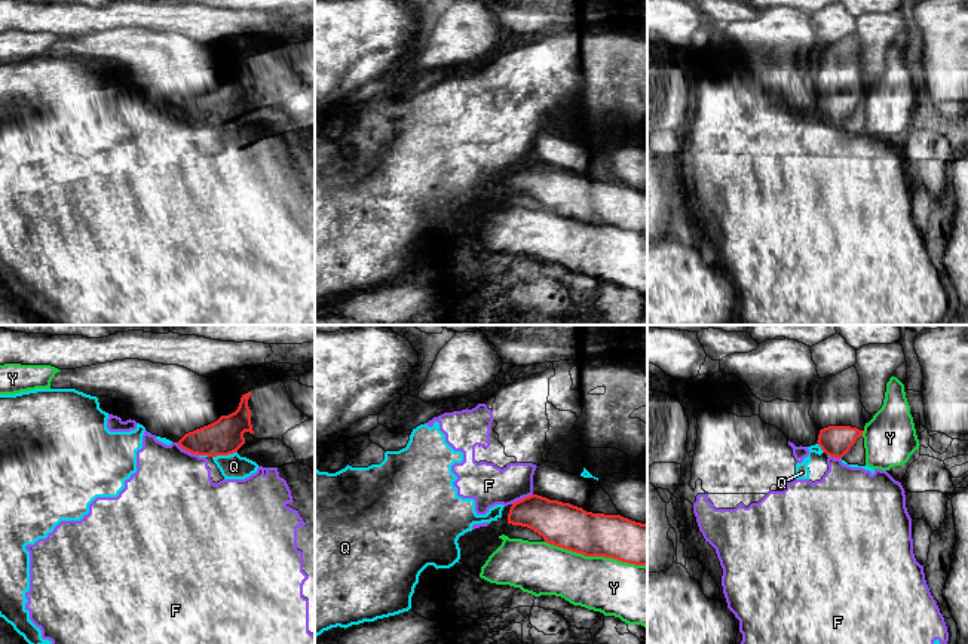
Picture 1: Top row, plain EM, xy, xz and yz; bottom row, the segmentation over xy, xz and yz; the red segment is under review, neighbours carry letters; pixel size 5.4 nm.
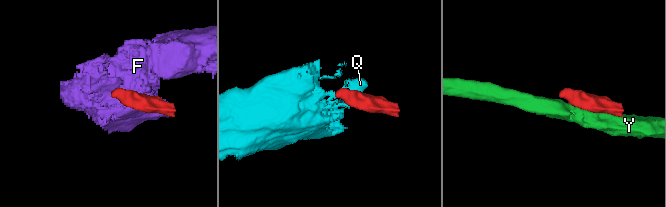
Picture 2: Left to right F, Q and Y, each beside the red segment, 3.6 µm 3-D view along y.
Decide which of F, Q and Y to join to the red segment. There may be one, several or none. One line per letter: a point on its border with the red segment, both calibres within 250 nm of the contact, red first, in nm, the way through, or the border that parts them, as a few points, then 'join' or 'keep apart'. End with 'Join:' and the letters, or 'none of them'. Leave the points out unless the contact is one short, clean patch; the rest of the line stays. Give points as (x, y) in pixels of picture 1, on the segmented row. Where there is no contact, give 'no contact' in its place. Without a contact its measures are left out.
F: contact xy (187, 450); calibres 200 and 460 nm; border xy (175, 442), (198, 456); keep apart
Q: contact xy (224, 454); calibres 200 and 140 nm; border xy (236, 451), (213, 457); keep apart
Y: contact xz (596, 555); calibres 240 and 300 nm; keep apart
Join: none of them

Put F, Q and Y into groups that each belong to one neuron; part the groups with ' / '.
F Q / Y

